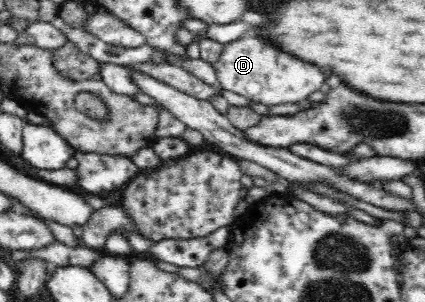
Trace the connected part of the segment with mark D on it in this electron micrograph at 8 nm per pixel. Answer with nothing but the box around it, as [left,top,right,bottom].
[212,37,325,107]

